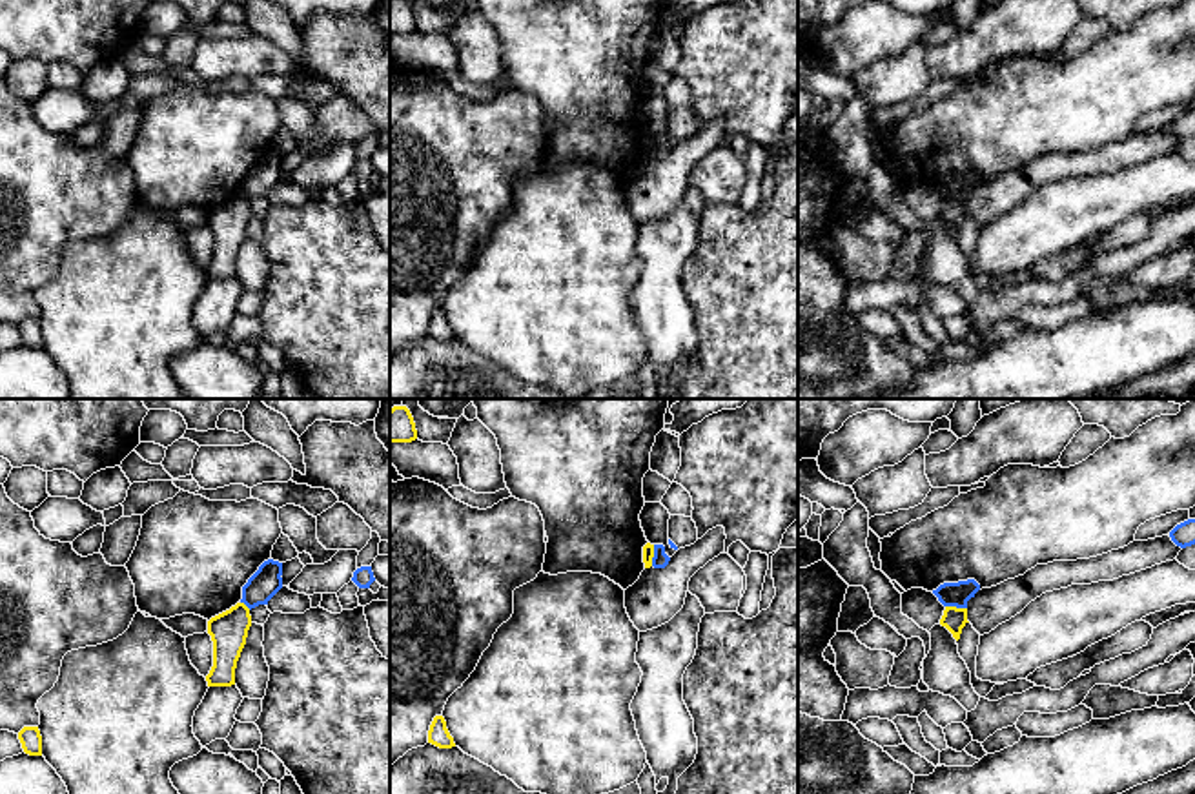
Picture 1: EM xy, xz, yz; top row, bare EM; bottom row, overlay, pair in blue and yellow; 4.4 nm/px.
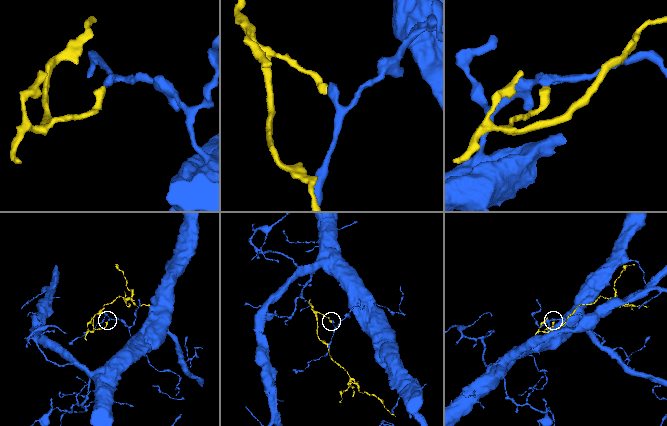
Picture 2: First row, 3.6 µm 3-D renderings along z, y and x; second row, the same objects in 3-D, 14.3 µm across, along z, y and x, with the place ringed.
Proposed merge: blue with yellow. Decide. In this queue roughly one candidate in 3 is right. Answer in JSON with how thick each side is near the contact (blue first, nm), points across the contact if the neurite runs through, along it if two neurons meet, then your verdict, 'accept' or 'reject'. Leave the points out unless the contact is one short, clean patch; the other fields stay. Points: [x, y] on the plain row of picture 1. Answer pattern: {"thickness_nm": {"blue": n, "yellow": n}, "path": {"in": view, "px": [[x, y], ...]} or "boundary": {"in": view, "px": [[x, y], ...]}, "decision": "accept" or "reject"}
{"thickness_nm": {"blue": 70, "yellow": 50}, "boundary": {"in": "xz", "px": [[654, 137], [651, 157]]}, "decision": "reject"}

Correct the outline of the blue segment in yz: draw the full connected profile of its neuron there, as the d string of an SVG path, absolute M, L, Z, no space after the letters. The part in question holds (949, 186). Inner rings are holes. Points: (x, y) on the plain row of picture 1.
M975 171L944 175L933 186L944 198L967 200L967 193L975 189L980 182L980 177Z

